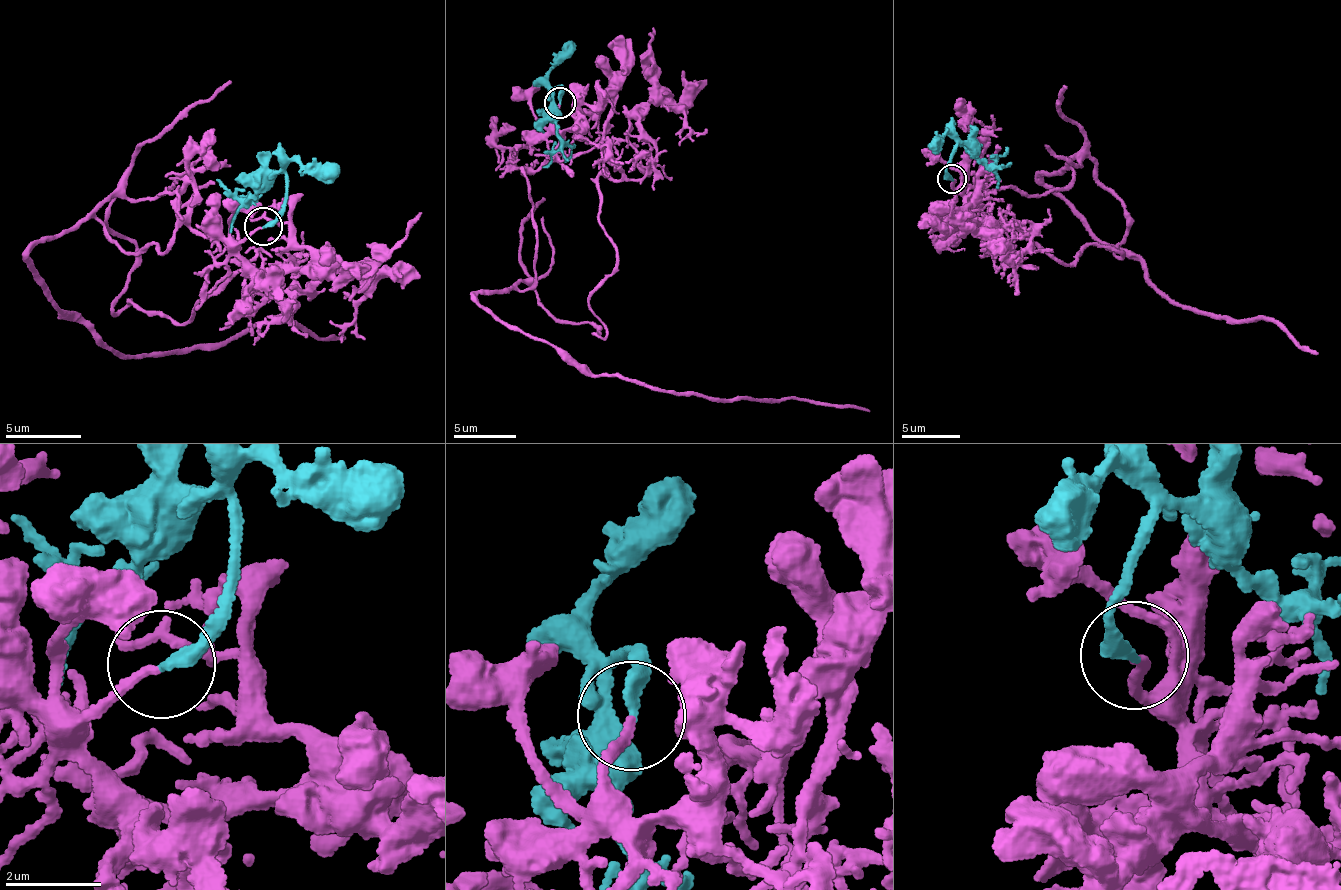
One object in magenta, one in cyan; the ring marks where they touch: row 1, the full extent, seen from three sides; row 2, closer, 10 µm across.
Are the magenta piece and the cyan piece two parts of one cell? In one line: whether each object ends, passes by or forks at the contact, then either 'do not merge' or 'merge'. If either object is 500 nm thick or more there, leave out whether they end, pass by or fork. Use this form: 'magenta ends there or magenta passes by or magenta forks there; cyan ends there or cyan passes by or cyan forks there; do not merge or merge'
magenta ends there; cyan ends there; merge

